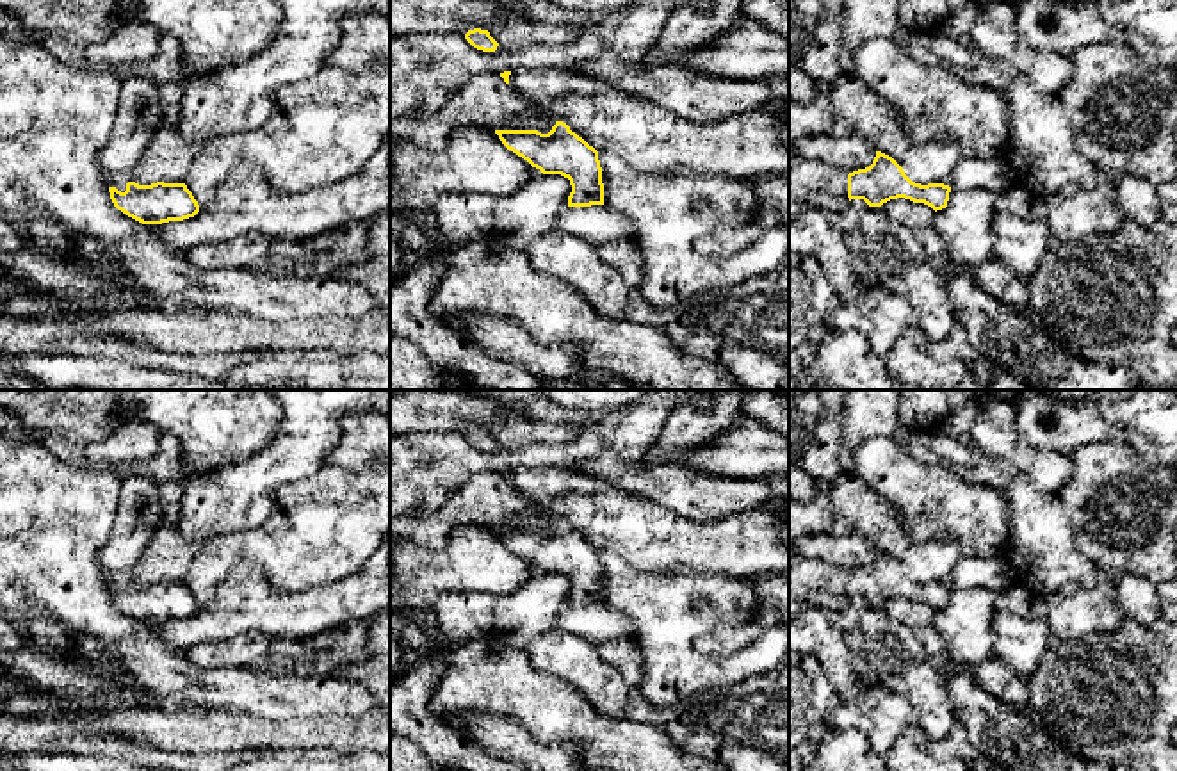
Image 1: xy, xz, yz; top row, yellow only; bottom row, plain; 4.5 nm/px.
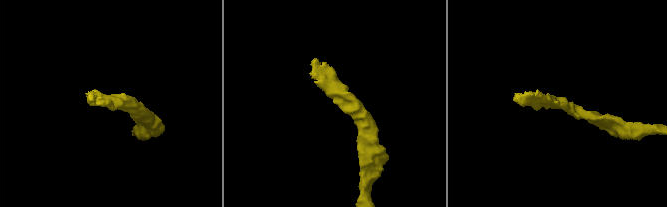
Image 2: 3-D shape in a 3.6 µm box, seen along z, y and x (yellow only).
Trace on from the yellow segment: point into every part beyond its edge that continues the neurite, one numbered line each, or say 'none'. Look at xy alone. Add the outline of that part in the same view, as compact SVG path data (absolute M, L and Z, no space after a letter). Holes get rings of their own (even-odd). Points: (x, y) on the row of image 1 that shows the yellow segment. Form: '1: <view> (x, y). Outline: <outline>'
none

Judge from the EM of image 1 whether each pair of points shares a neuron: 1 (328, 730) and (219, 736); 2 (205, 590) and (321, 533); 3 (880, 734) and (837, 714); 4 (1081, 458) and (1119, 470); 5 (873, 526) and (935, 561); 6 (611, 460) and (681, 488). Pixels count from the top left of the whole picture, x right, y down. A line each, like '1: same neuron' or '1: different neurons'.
1: same neuron
2: same neuron
3: same neuron
4: same neuron
5: same neuron
6: same neuron

